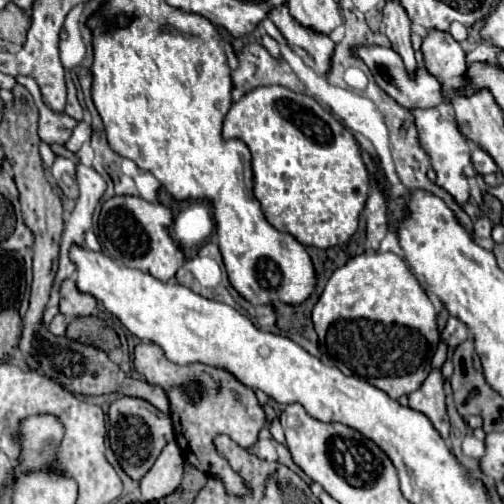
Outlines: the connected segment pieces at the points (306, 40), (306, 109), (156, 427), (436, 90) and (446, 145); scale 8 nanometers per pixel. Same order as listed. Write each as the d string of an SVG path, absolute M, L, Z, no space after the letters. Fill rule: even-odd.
M287 4L271 8L267 18L273 20L273 24L285 36L287 46L297 56L301 56L307 66L311 66L321 76L327 74L327 70L329 70L329 58L331 58L333 46L335 46L335 42L331 42L331 38L327 34L315 32L313 28L307 28L307 26L299 24L289 14Z
M259 86L243 94L241 100L229 108L223 122L223 138L243 140L251 150L253 194L261 202L265 218L271 226L281 232L287 230L291 236L303 242L303 246L315 248L343 244L355 234L359 214L369 192L369 172L363 164L361 150L353 134L341 126L315 98L297 94L285 86ZM305 214L309 214L307 224L299 224L297 220Z
M123 396L117 402L113 402L109 408L109 422L111 422L109 430L111 448L123 470L133 480L141 480L149 472L149 466L153 466L153 462L157 460L157 454L161 454L161 450L165 448L165 444L169 440L175 440L171 418L161 414L161 410L157 410L147 400L141 398Z
M355 46L353 54L359 56L365 66L371 70L373 78L377 80L377 84L393 98L397 100L403 108L413 108L413 106L437 106L441 102L447 102L441 94L441 84L437 82L437 78L433 78L425 68L417 70L415 78L411 78L409 74L405 74L405 66L401 62L401 56L393 50L393 48L383 48L383 46Z
M413 108L411 114L415 116L419 146L427 152L431 166L437 172L437 180L435 180L437 186L445 188L463 206L469 200L469 184L467 184L467 176L463 172L463 168L471 160L471 150L469 150L467 142L463 140L461 132L457 130L457 126L451 120L441 118L437 108Z

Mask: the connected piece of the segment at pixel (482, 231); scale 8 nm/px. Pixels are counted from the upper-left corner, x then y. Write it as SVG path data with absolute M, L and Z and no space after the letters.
M479 216L477 220L475 220L475 224L473 224L473 228L475 228L475 234L479 236L479 238L491 238L491 228L493 228L493 224L491 224L491 220L487 218L487 216Z

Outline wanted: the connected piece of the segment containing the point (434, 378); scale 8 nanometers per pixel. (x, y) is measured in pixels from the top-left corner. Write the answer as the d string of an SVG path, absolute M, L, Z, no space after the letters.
M433 370L427 380L409 394L409 408L423 412L435 430L447 440L449 438L449 418L445 410L445 390L443 390L443 378L439 370Z

